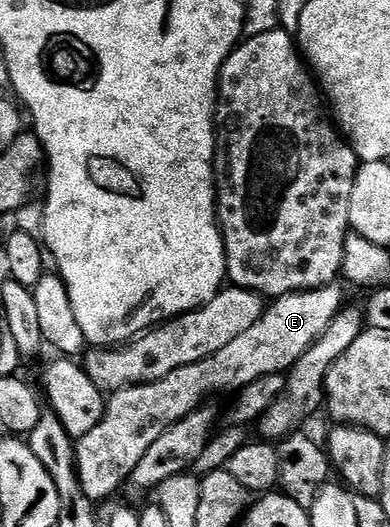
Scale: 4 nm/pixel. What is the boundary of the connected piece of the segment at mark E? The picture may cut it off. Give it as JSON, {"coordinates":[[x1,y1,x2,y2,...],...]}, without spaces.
{"coordinates":[[334,284,276,299,259,321,251,324,251,328,247,328,247,332,242,332,236,340,231,340,227,348,215,352,215,356,175,368,175,372,163,376,163,380,124,386,116,391,106,401,105,414,99,424,75,442,77,475,85,495,94,504,101,504,104,498,111,497,124,482,132,479,135,466,143,460,143,456,147,456,147,448,151,448,163,432,179,424,188,414,202,409,212,394,232,395,263,376,285,374,292,370,341,313,346,299,339,287]]}

